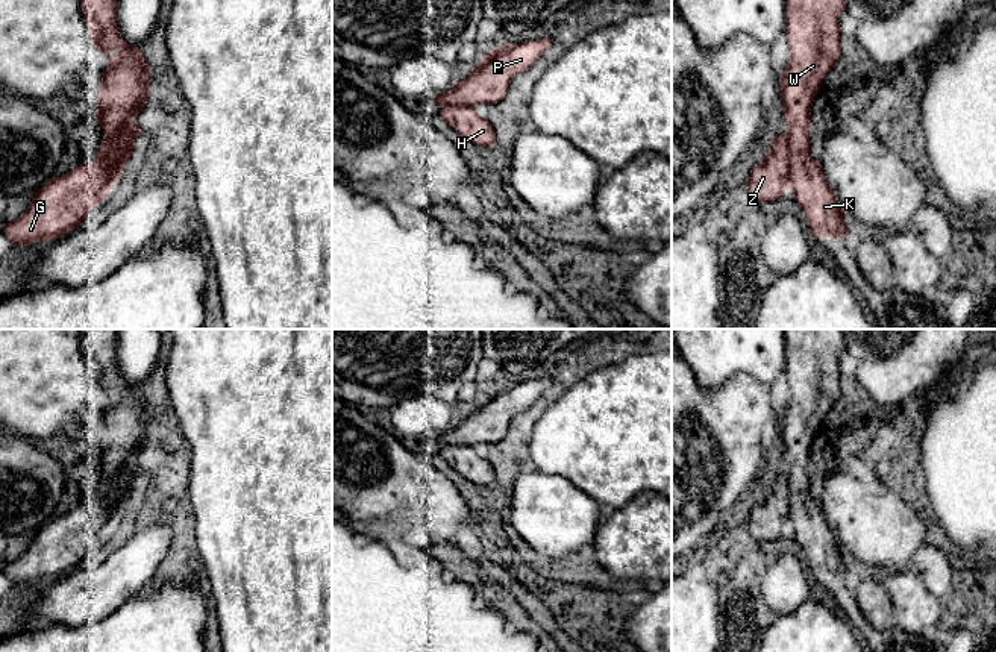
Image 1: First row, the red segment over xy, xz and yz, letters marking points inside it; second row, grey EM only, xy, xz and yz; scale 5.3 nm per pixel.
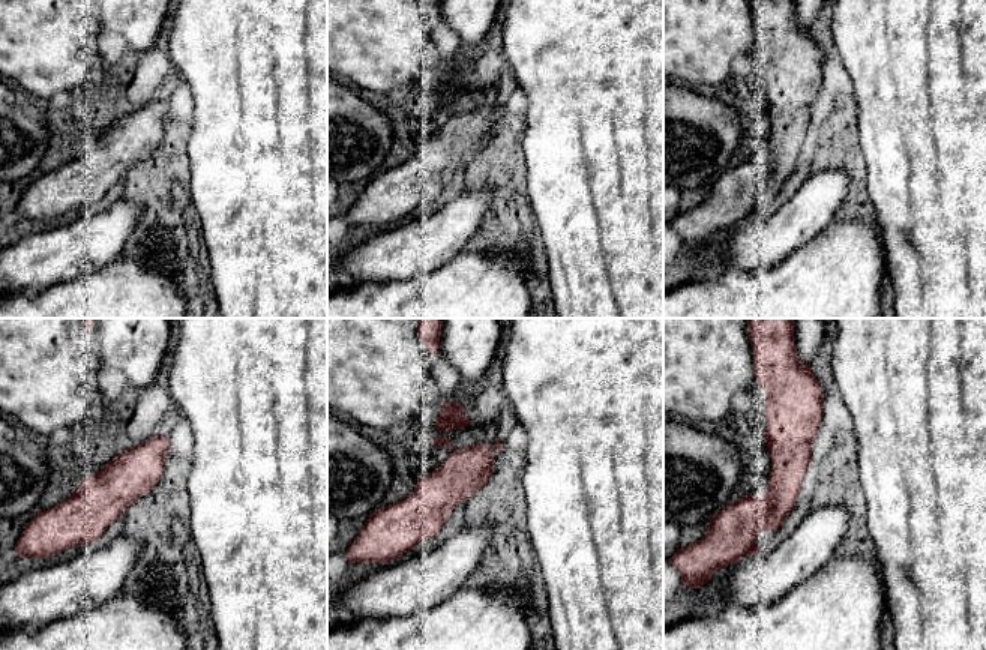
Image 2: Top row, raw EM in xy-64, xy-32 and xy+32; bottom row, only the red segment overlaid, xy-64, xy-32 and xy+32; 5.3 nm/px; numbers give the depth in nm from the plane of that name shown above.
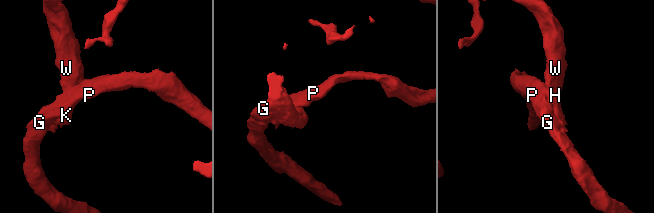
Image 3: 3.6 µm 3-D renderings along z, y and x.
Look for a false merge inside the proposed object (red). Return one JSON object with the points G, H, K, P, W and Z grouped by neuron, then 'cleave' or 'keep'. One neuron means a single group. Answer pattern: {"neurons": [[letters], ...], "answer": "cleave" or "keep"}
{"neurons": [["G", "H", "K", "P", "W", "Z"]], "answer": "keep"}

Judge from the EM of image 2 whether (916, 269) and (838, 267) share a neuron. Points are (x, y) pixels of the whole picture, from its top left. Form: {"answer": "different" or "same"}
{"answer": "different"}

